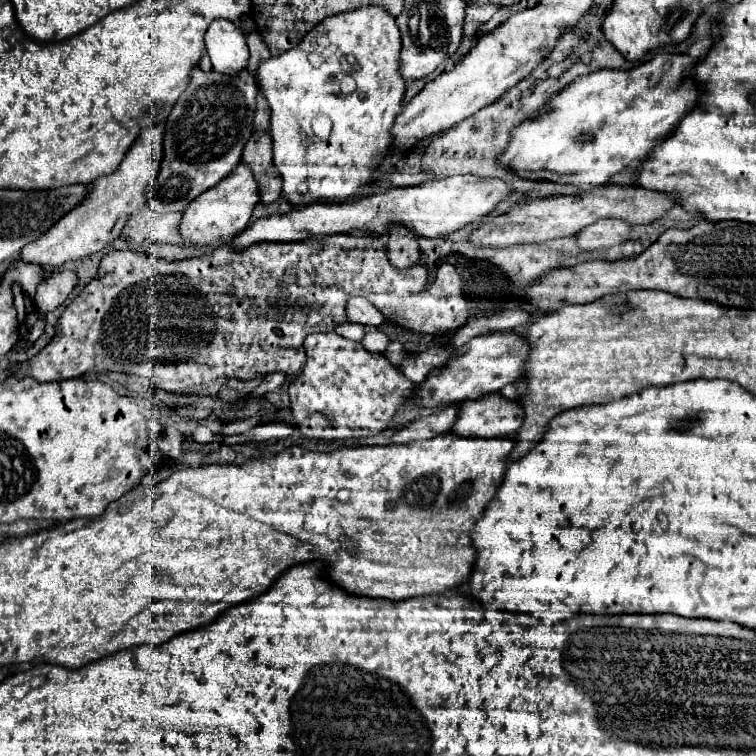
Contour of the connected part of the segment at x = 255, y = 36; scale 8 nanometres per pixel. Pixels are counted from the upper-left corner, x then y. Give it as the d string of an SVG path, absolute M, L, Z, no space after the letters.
M250 31L246 35L246 41L248 41L248 47L250 47L250 59L248 59L248 71L254 75L254 71L258 69L260 61L266 61L270 59L270 49L264 45L262 37L258 31Z

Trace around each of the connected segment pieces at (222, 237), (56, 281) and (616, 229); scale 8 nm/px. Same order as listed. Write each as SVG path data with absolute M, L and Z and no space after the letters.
M240 165L240 169L232 173L232 177L220 181L220 185L214 185L186 207L178 227L180 239L184 243L190 243L192 247L230 245L230 241L234 241L234 237L246 229L258 201L260 197L256 193L256 181L252 181L252 173L248 173L244 165Z
M72 271L52 273L48 279L44 279L38 285L38 293L36 293L36 299L34 299L36 307L42 313L56 309L58 305L62 305L66 301L66 297L74 289L74 285L76 285L76 275Z
M600 219L580 231L580 249L592 251L620 245L628 239L630 231L632 225L622 219Z

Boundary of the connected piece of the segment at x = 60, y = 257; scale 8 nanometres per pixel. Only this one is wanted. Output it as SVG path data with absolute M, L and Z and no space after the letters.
M162 125L150 127L142 135L138 135L138 139L126 153L126 157L120 163L120 167L116 169L116 173L98 177L94 181L92 193L88 195L84 205L80 205L80 209L74 209L72 213L68 213L68 217L64 217L64 221L58 221L40 239L28 243L20 251L16 261L36 263L40 267L58 269L62 263L66 263L70 259L80 259L84 255L92 255L96 251L102 251L108 243L112 243L120 235L128 217L136 209L140 209L140 203L144 201L144 191L146 191L148 183L158 175L160 157L162 157L162 135L164 135Z

